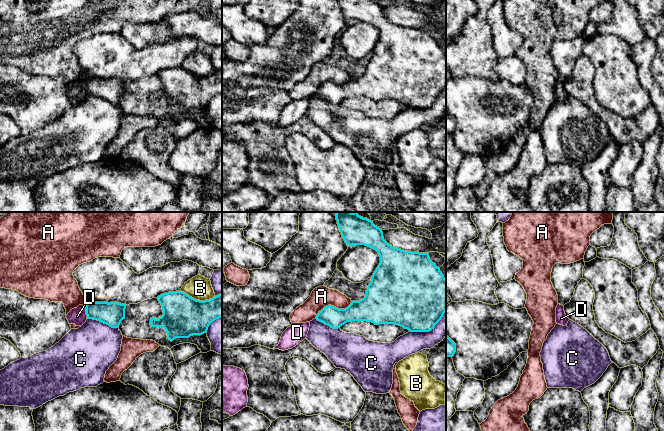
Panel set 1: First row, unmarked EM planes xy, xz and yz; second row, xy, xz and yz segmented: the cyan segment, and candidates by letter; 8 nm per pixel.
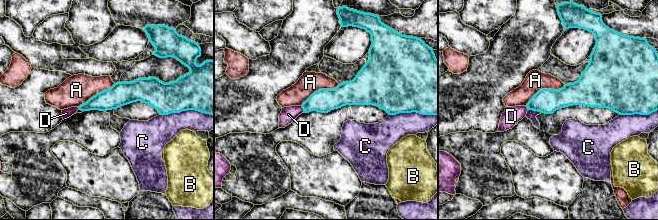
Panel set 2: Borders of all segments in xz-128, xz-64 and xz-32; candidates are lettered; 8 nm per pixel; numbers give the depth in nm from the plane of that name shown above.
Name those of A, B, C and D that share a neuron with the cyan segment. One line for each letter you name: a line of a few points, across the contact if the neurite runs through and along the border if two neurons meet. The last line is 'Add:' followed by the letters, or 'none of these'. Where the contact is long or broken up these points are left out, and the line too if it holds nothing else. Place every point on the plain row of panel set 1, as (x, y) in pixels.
Add: none of these

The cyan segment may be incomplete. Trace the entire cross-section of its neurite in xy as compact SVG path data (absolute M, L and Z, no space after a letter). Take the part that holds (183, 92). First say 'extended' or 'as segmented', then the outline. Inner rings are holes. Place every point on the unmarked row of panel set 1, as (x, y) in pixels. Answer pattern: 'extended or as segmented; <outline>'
as segmented; M182 67L168 68L157 73L162 82L163 91L158 95L150 95L151 103L161 103L167 108L171 118L176 114L189 114L207 108L209 101L216 95L222 94L222 69L210 76L196 76Z

